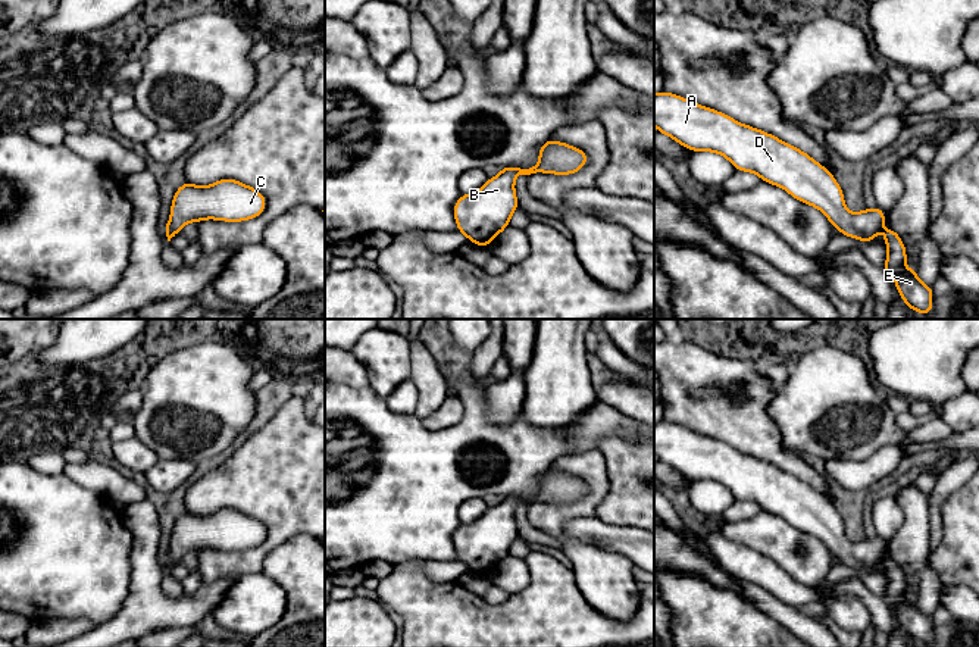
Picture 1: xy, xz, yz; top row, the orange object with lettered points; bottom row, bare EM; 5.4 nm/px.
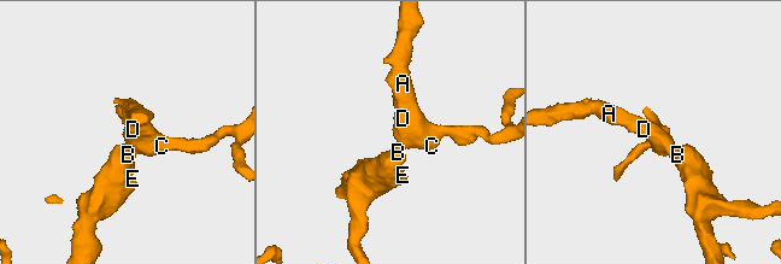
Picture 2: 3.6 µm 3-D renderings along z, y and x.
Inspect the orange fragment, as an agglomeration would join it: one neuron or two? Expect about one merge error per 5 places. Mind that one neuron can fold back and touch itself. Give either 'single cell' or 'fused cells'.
single cell

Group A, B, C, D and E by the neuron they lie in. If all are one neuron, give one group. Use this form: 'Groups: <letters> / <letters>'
Groups: A B C D E

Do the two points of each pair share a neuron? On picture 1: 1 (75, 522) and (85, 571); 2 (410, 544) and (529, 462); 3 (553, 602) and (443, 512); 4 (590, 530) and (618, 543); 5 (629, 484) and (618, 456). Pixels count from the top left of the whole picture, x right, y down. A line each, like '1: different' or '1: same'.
1: same
2: same
3: different
4: same
5: same

